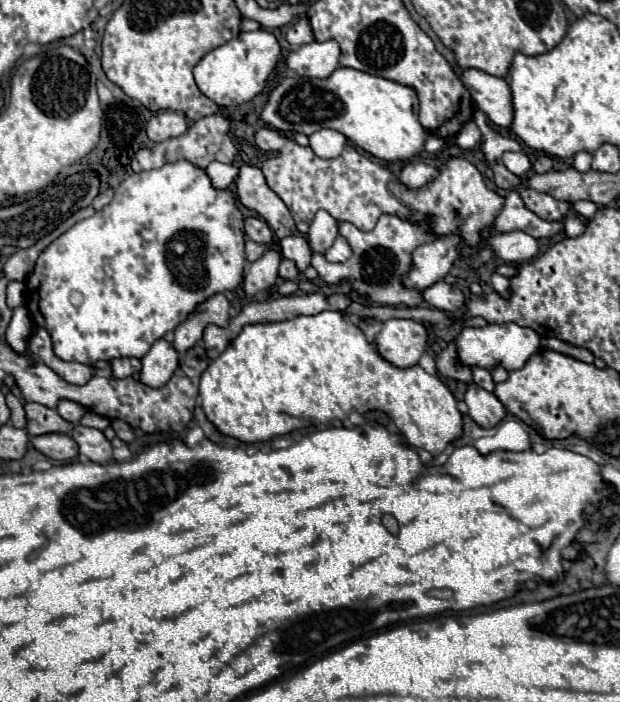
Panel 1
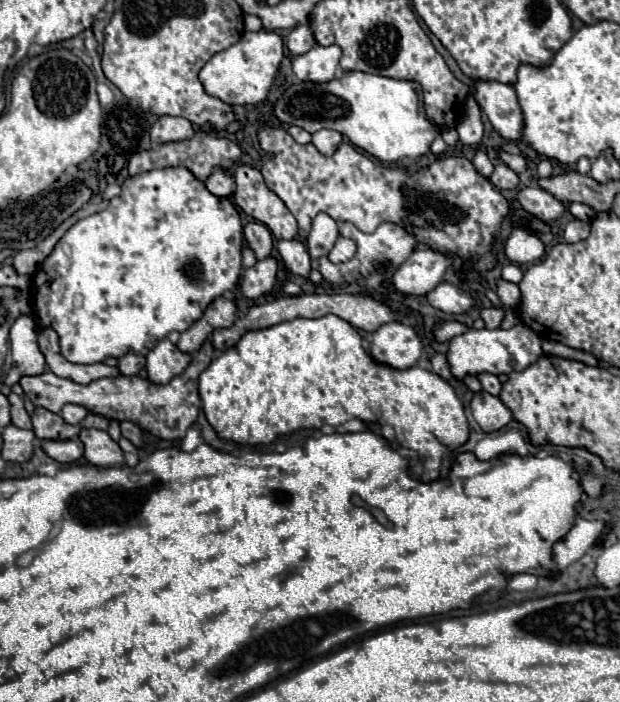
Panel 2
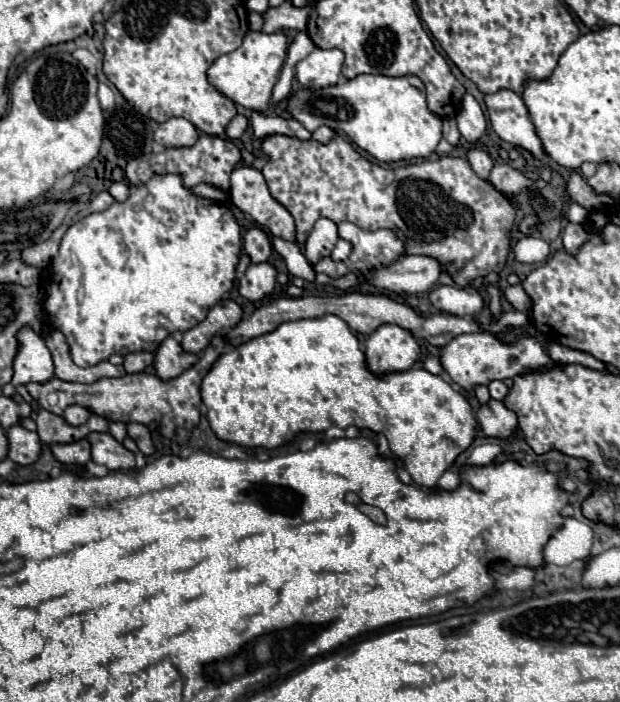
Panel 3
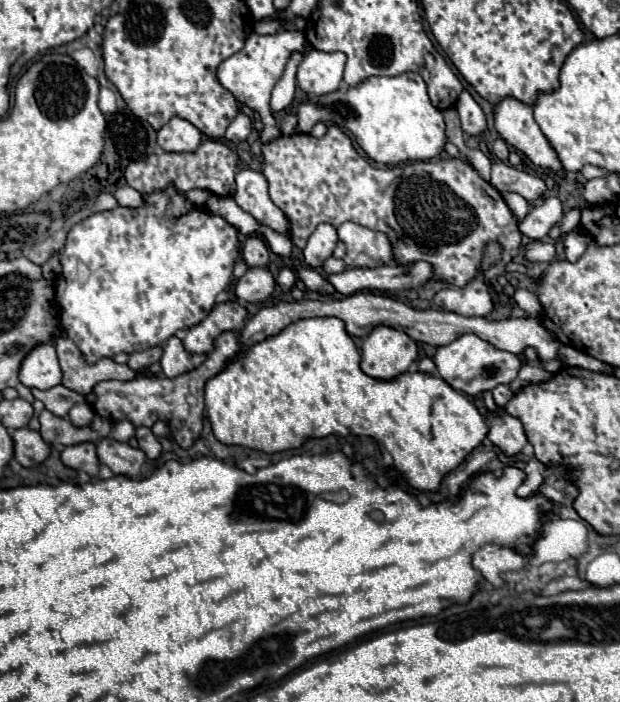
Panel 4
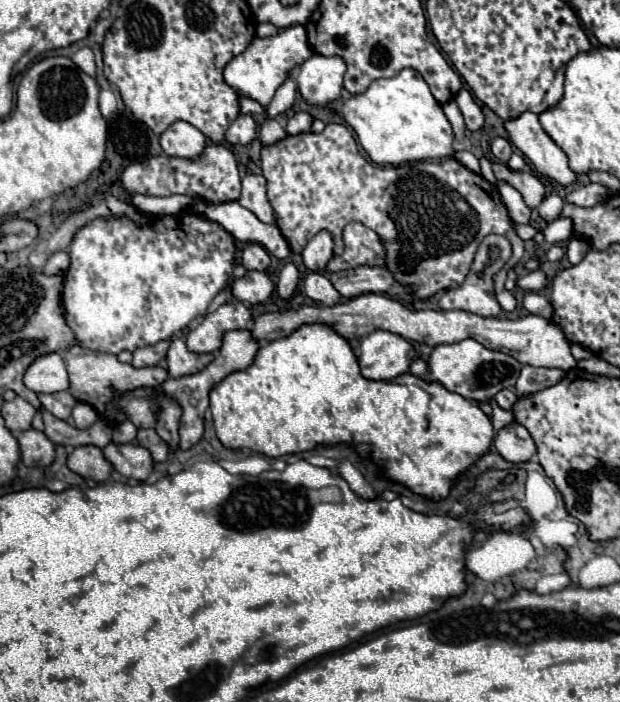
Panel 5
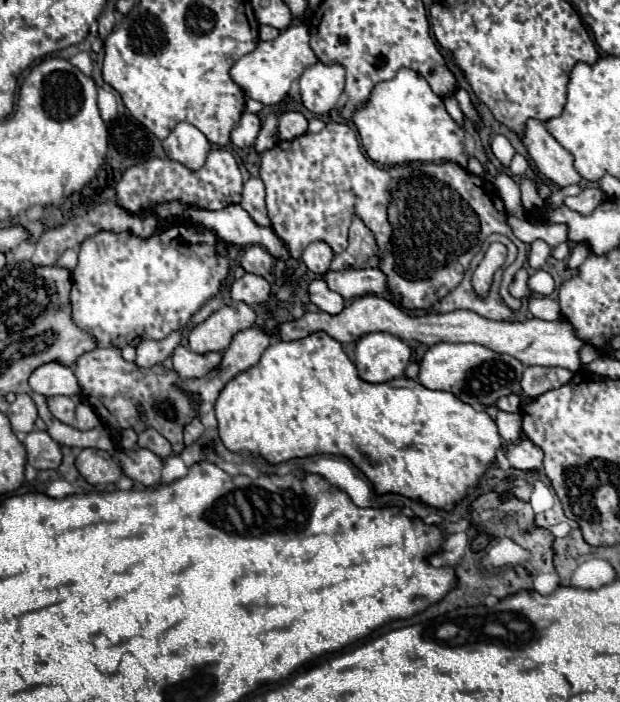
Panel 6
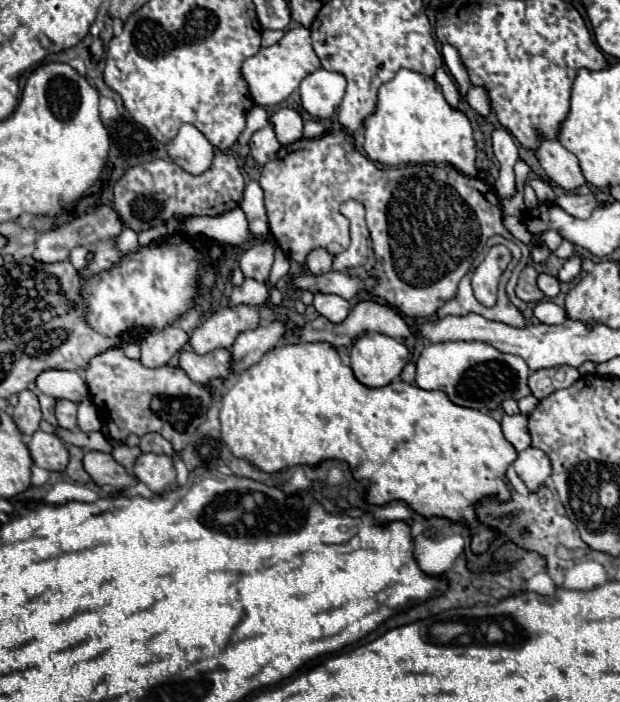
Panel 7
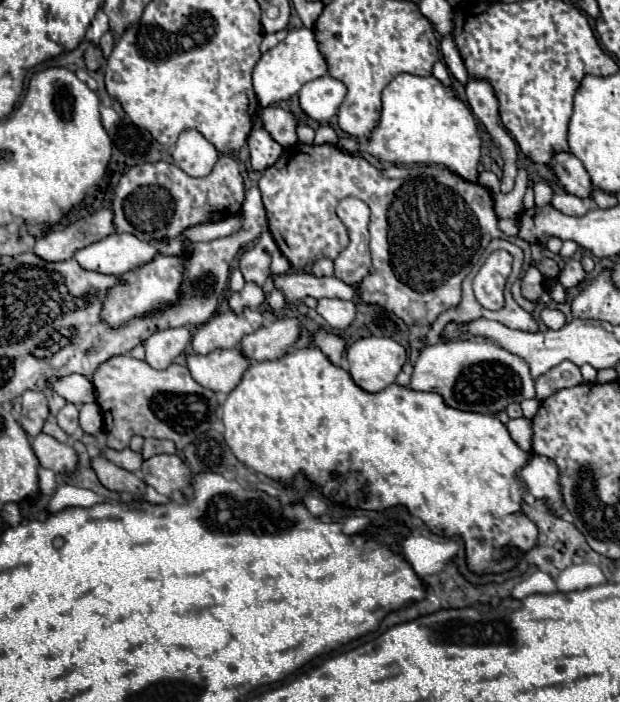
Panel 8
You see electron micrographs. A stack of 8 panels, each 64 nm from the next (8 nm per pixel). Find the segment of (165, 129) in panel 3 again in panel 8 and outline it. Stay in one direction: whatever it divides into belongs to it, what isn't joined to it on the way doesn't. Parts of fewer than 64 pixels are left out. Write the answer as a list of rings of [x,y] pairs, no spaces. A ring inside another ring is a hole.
[[[184,130],[172,148],[174,164],[188,176],[208,176],[218,156],[218,150],[198,130]]]

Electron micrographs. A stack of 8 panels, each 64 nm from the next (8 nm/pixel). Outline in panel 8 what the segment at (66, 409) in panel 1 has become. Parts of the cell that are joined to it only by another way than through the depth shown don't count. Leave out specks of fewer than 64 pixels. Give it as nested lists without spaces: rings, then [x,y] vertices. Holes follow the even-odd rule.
[[[92,402],[92,404],[82,404],[80,406],[80,428],[86,432],[86,434],[100,434],[104,424],[102,424],[102,414],[98,410],[98,406]]]

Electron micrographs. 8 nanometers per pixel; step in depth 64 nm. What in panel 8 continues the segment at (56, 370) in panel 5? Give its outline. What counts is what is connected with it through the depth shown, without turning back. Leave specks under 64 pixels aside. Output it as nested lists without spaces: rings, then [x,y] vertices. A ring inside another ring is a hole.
[[[70,374],[62,378],[48,378],[46,384],[64,400],[80,406],[86,402],[94,402],[94,386],[92,382],[82,374]]]

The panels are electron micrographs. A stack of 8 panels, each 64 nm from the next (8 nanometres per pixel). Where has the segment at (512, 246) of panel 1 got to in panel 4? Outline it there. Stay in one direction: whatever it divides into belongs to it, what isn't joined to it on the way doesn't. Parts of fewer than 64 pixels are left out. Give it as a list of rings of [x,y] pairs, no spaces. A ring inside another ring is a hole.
[[[532,240],[522,250],[524,250],[524,258],[530,262],[552,262],[556,258],[556,250],[544,250],[542,240]]]

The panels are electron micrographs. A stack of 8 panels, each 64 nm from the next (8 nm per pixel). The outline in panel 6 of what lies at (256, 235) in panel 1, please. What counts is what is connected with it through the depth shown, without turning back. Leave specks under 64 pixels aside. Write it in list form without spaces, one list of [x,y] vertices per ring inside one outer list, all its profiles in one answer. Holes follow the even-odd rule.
[[[252,244],[244,250],[240,264],[246,272],[258,274],[258,276],[268,276],[268,272],[272,270],[272,264],[274,264],[274,256],[264,246]]]

